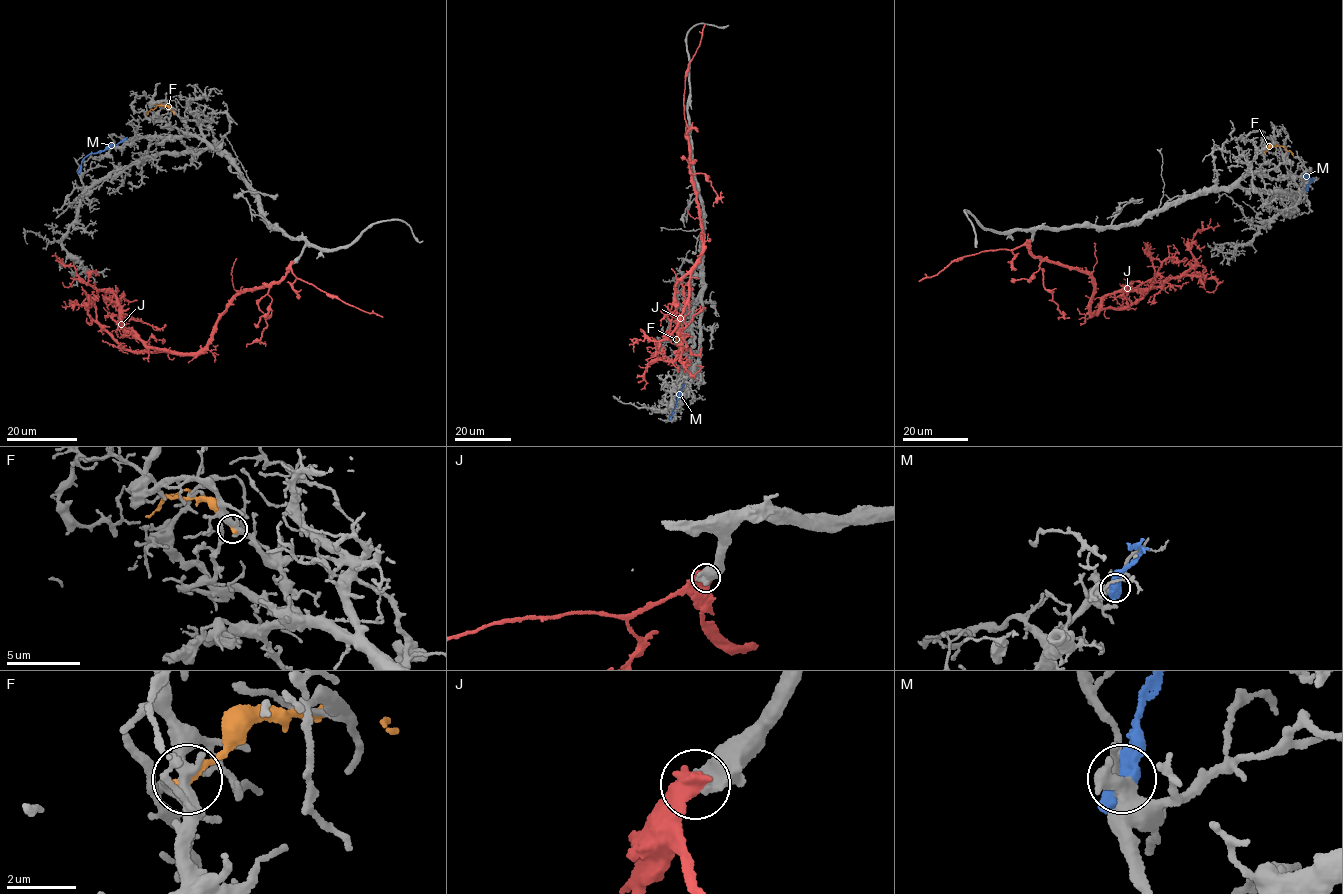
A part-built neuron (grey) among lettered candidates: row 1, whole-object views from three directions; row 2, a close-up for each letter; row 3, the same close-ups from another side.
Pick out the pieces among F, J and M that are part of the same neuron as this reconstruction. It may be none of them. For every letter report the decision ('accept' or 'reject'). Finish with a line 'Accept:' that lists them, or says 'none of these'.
F: reject
J: accept
M: reject
Accept: J

